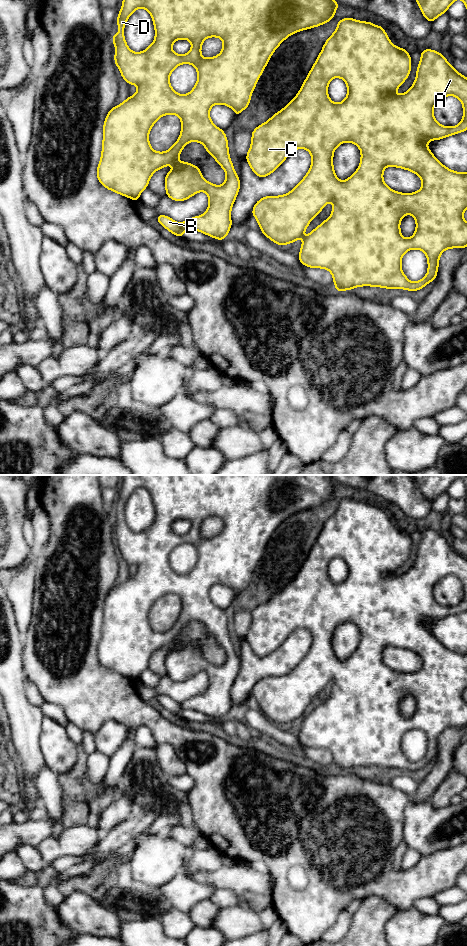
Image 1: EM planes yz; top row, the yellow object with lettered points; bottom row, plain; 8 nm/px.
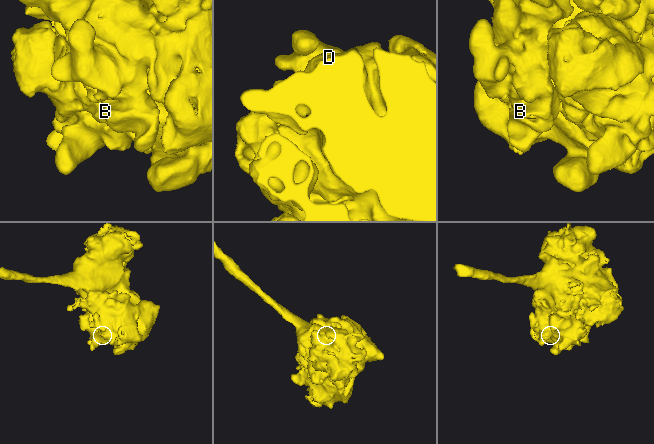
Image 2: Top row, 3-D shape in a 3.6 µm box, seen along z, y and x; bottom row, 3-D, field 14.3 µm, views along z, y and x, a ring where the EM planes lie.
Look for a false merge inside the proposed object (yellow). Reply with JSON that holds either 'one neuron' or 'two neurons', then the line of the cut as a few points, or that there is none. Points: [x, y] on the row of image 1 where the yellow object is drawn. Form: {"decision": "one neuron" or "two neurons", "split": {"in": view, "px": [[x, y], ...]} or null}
{"decision": "two neurons", "split": {"in": "yz", "px": [[179, 224], [182, 228], [188, 229]]}}

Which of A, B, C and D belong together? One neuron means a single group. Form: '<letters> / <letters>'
A C D / B

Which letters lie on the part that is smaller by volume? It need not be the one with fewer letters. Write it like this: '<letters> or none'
B

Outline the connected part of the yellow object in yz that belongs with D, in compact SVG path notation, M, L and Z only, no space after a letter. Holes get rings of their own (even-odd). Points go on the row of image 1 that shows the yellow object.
M123 0L116 20L119 34L112 34L116 48L114 60L123 79L129 85L135 84L137 92L134 96L129 96L120 105L113 107L105 118L102 154L97 168L97 178L100 184L108 190L129 197L133 201L138 201L141 192L148 187L152 174L166 165L172 164L173 170L168 172L165 177L166 195L168 197L174 201L184 201L200 191L205 191L209 198L209 206L206 212L202 216L195 216L180 223L180 227L203 232L218 240L225 239L232 226L230 212L240 189L240 180L234 171L229 156L228 140L224 130L214 125L210 119L209 111L213 105L223 104L232 108L237 117L250 104L251 93L276 48L288 36L332 20L339 6L334 0ZM138 8L144 8L150 13L155 27L154 42L140 53L131 51L124 38L124 27L127 19ZM208 37L220 37L223 41L223 49L215 57L202 58L201 46ZM179 39L187 39L192 44L191 50L185 55L178 55L172 50L172 44ZM184 63L196 67L198 80L190 93L181 95L172 89L169 77L178 65ZM168 114L175 114L181 119L180 136L168 151L155 152L149 143L149 132L160 117ZM191 141L202 143L208 154L212 155L225 170L226 180L221 186L206 181L197 166L177 160L184 146Z

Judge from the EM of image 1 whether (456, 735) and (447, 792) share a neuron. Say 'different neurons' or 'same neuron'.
same neuron

